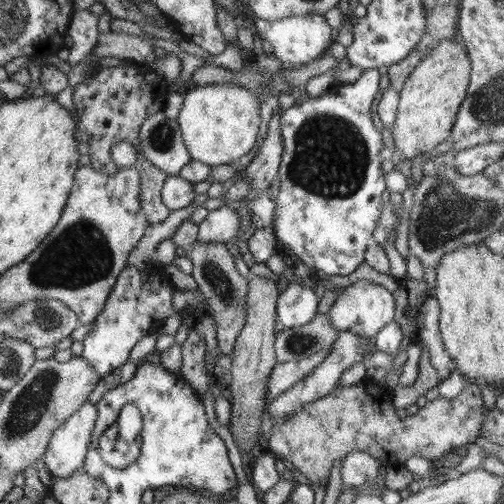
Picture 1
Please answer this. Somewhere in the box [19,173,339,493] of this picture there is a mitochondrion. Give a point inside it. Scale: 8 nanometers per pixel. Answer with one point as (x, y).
(81, 255)

